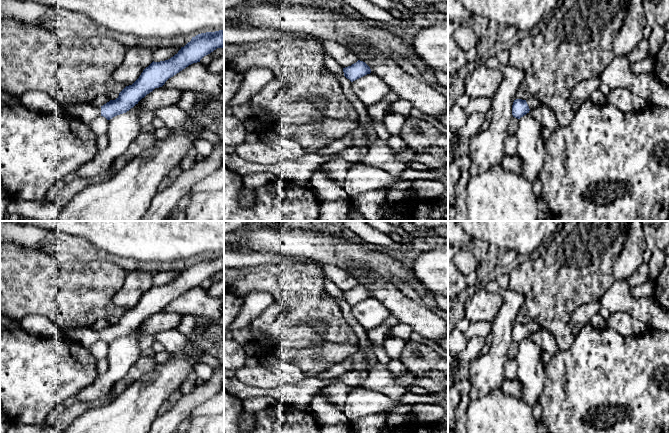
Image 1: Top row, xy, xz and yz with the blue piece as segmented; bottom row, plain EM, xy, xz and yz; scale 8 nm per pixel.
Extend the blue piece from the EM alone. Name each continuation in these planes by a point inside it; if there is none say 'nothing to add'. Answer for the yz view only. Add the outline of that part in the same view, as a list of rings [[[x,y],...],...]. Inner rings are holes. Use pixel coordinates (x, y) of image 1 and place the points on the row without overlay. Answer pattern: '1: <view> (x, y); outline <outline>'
nothing to add

